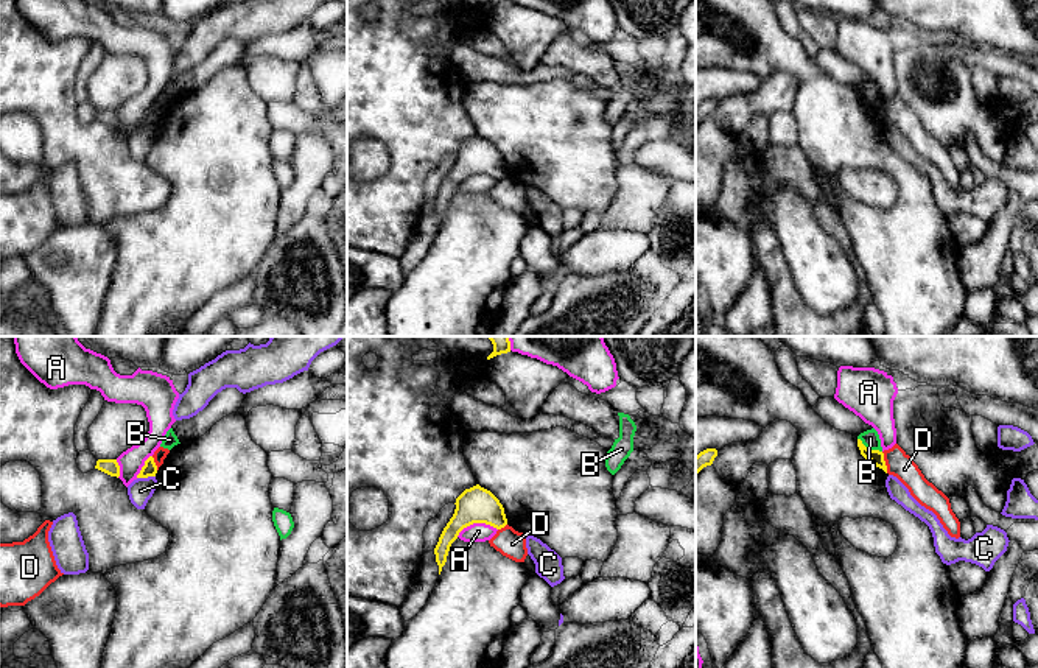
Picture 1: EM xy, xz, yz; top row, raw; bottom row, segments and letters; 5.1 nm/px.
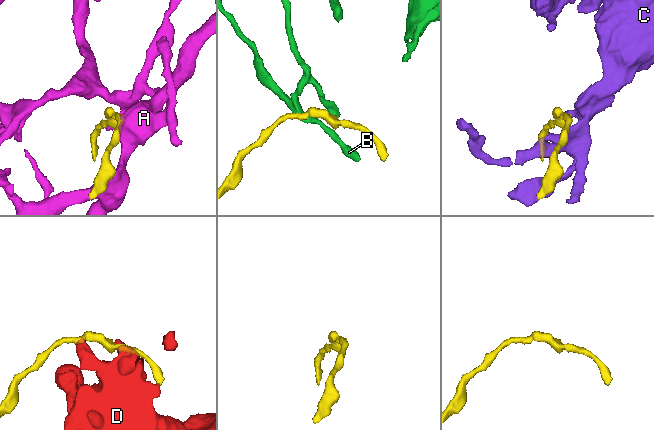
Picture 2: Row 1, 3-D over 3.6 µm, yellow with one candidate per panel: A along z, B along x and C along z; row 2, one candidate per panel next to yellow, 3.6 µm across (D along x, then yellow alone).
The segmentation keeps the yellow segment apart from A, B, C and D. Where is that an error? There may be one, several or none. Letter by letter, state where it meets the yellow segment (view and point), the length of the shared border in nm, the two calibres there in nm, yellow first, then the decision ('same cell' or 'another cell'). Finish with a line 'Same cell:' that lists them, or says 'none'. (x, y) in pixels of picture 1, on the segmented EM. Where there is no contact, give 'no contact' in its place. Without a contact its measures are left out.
A: xz (476, 522) | 220 nm | 190/100 nm | another cell
B: yz (869, 449) | 150 nm | 70/90 nm | another cell
C: xy (145, 477) | 100 nm | 80/120 nm | another cell
D: yz (884, 463) | 120 nm | 70/130 nm | another cell
Same cell: none

